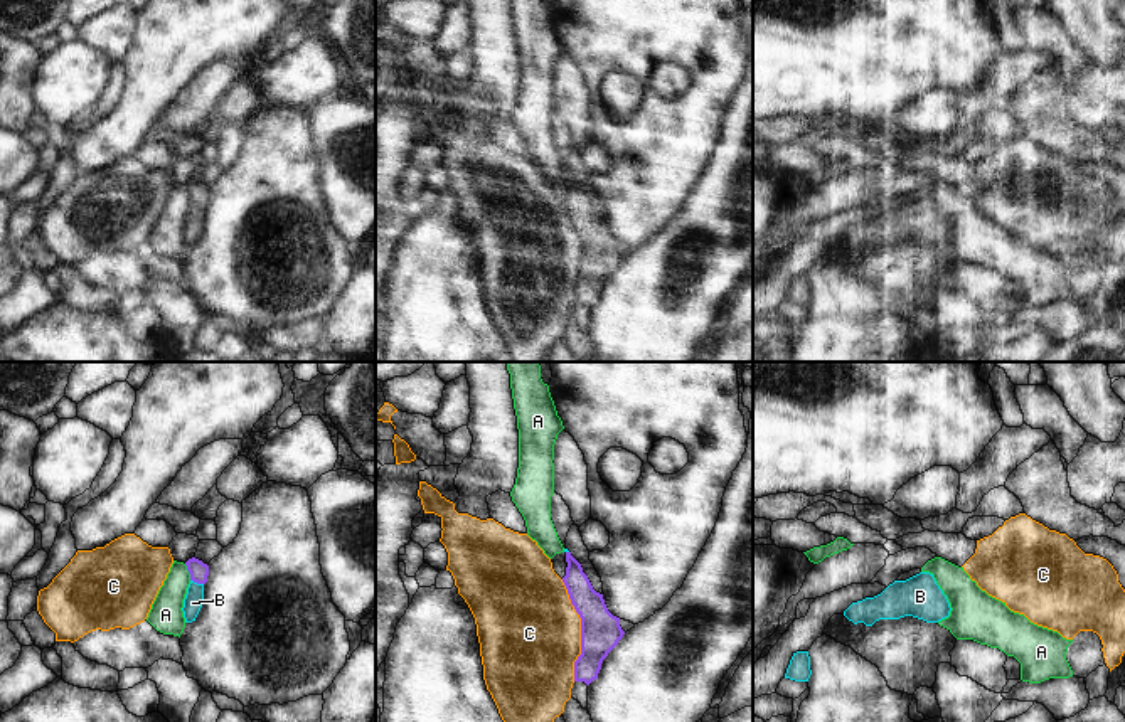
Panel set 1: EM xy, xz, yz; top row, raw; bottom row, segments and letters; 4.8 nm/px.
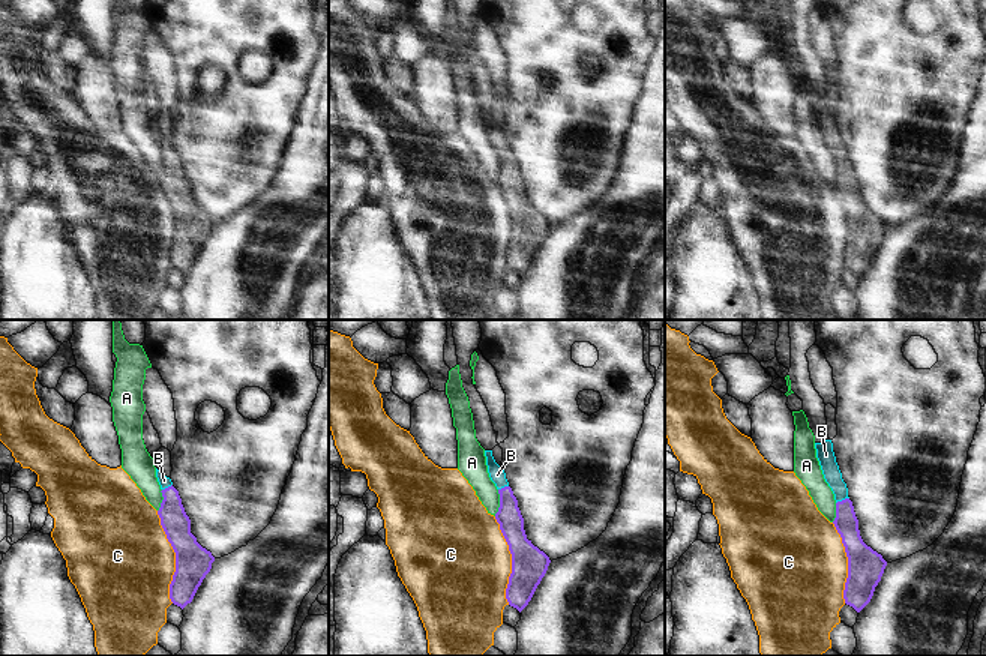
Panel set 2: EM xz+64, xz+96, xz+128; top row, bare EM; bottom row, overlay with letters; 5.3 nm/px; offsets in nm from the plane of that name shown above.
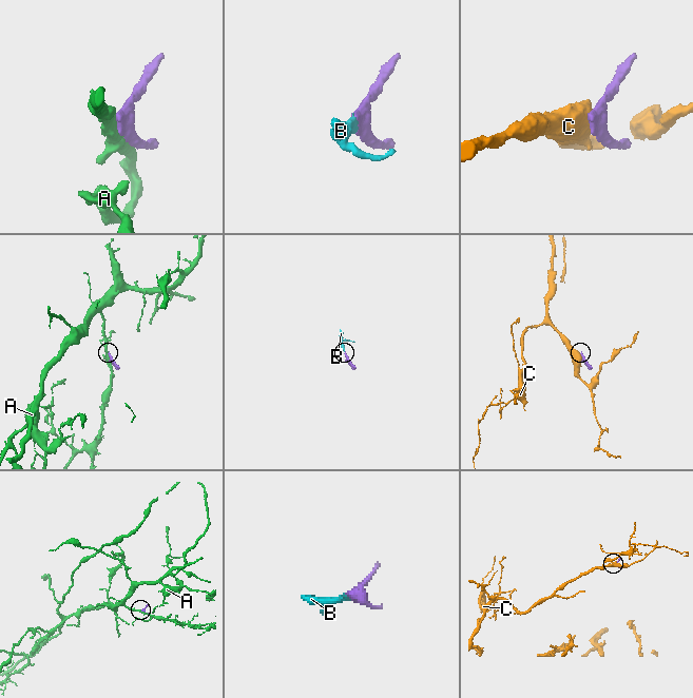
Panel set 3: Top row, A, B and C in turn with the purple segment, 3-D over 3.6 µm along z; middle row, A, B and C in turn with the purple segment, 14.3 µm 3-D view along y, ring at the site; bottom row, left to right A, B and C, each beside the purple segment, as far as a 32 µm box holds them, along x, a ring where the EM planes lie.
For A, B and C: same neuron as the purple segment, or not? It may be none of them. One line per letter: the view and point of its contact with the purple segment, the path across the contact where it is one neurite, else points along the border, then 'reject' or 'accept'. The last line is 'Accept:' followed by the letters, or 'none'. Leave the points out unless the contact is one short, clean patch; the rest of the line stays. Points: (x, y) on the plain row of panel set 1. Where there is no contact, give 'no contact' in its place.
A: xy (189, 196) | reject
B: xy (197, 206) | across xy (199, 194), (197, 206), (192, 226) | accept
C: xz (581, 253) | reject
Accept: B

